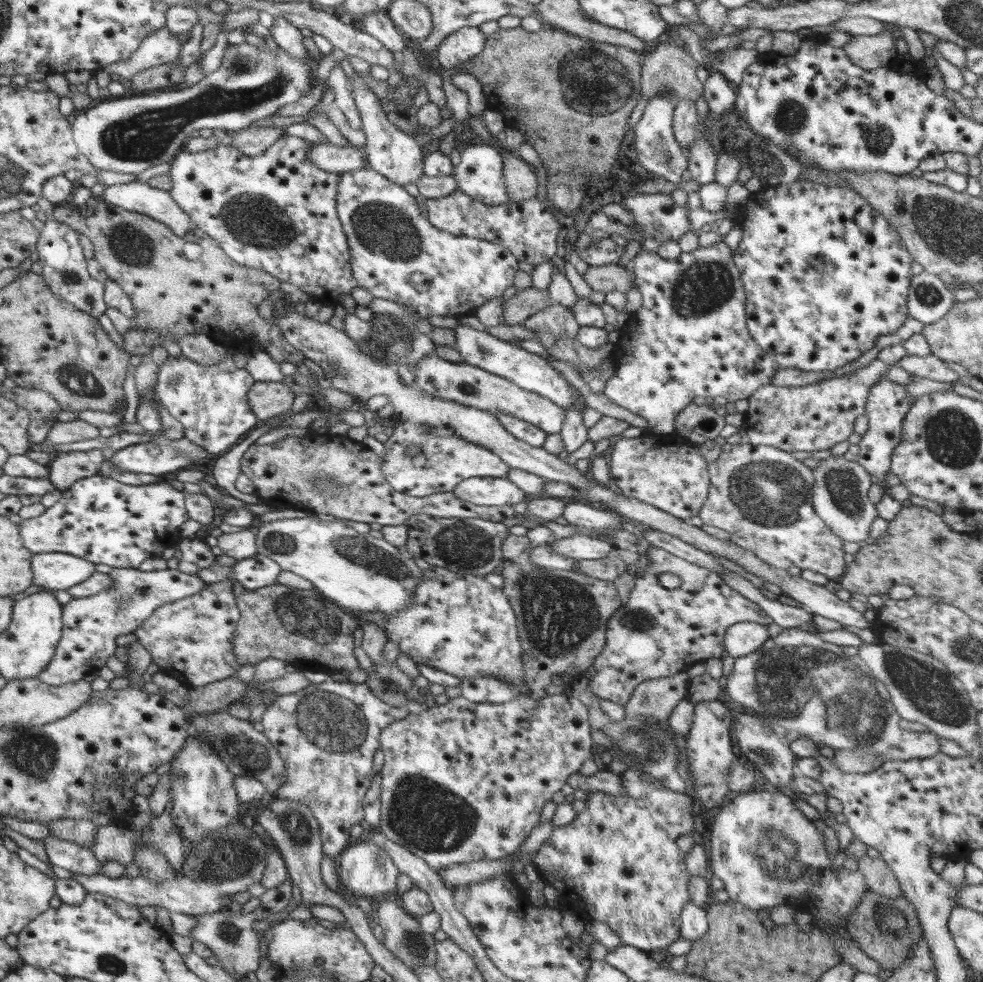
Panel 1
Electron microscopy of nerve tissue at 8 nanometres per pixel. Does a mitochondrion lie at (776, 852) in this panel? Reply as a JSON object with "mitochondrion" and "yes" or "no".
{"mitochondrion":"yes"}

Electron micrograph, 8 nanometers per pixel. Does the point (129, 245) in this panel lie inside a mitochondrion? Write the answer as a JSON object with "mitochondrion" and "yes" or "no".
{"mitochondrion":"yes"}

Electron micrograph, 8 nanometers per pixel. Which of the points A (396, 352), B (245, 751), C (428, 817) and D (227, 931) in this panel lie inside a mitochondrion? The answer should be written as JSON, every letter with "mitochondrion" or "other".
{"A":"mitochondrion","B":"mitochondrion","C":"mitochondrion","D":"mitochondrion"}

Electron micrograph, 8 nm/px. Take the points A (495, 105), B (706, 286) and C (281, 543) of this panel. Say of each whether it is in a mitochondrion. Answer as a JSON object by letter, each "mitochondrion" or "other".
{"A":"other","B":"mitochondrion","C":"mitochondrion"}

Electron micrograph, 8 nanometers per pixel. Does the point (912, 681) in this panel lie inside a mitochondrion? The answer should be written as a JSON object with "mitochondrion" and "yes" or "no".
{"mitochondrion":"yes"}

